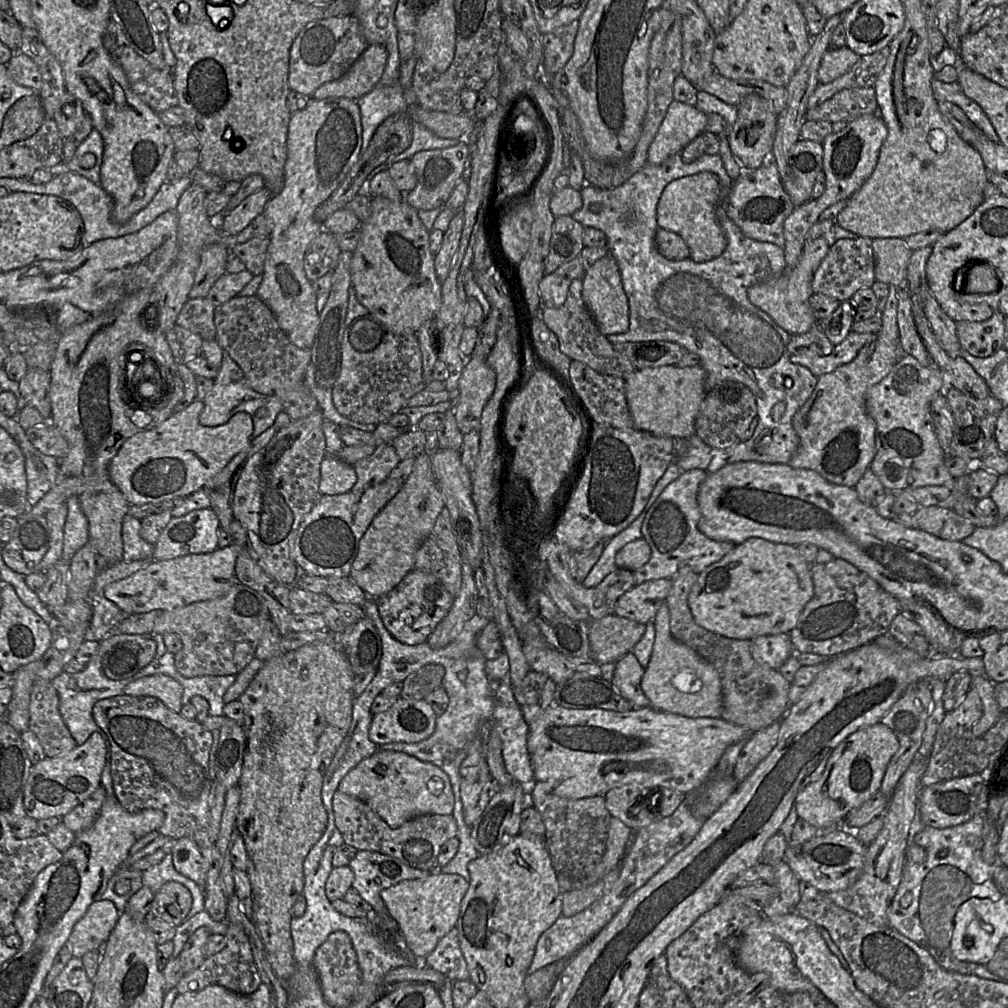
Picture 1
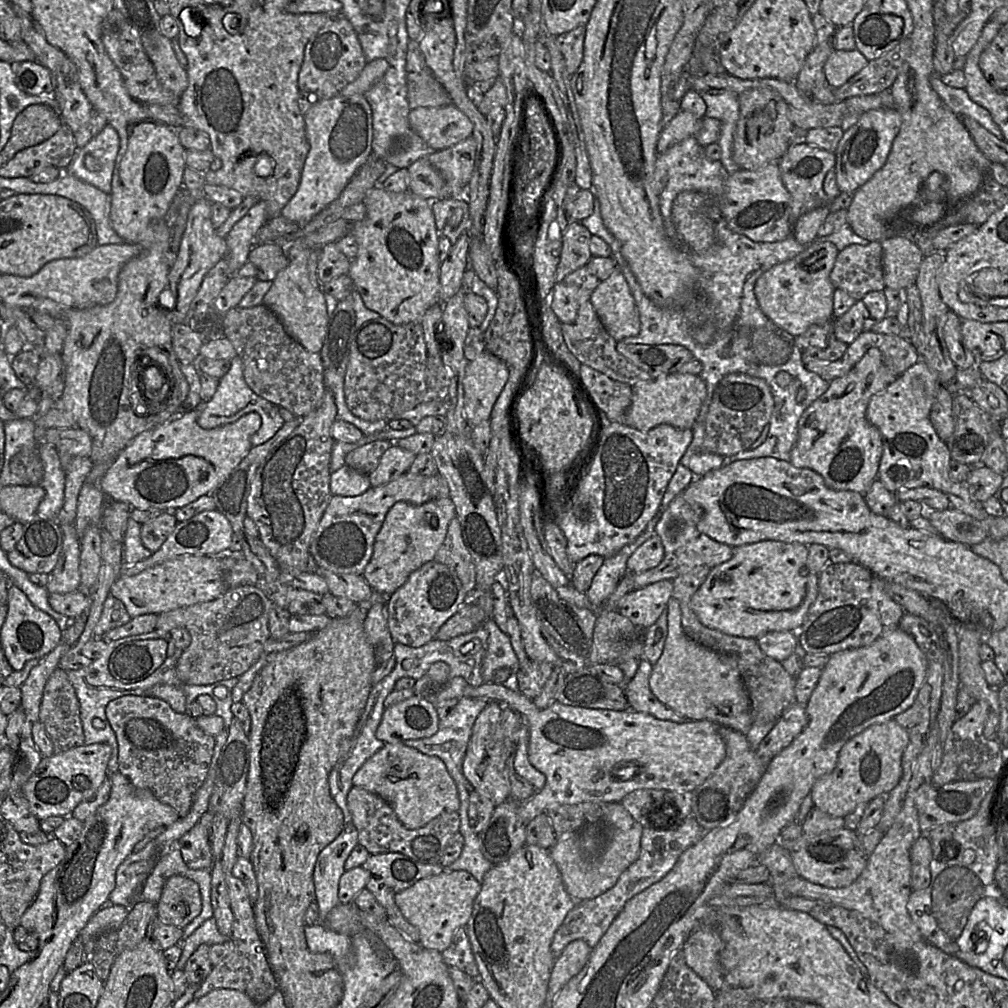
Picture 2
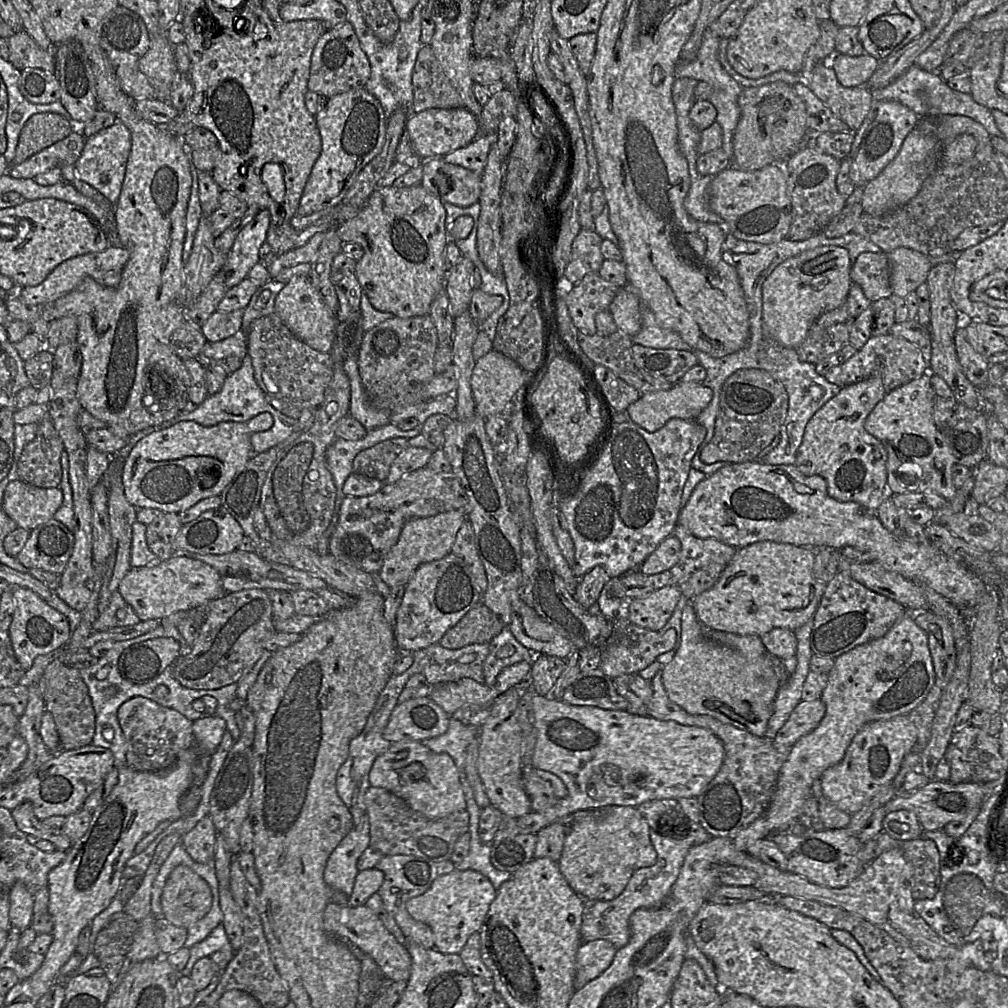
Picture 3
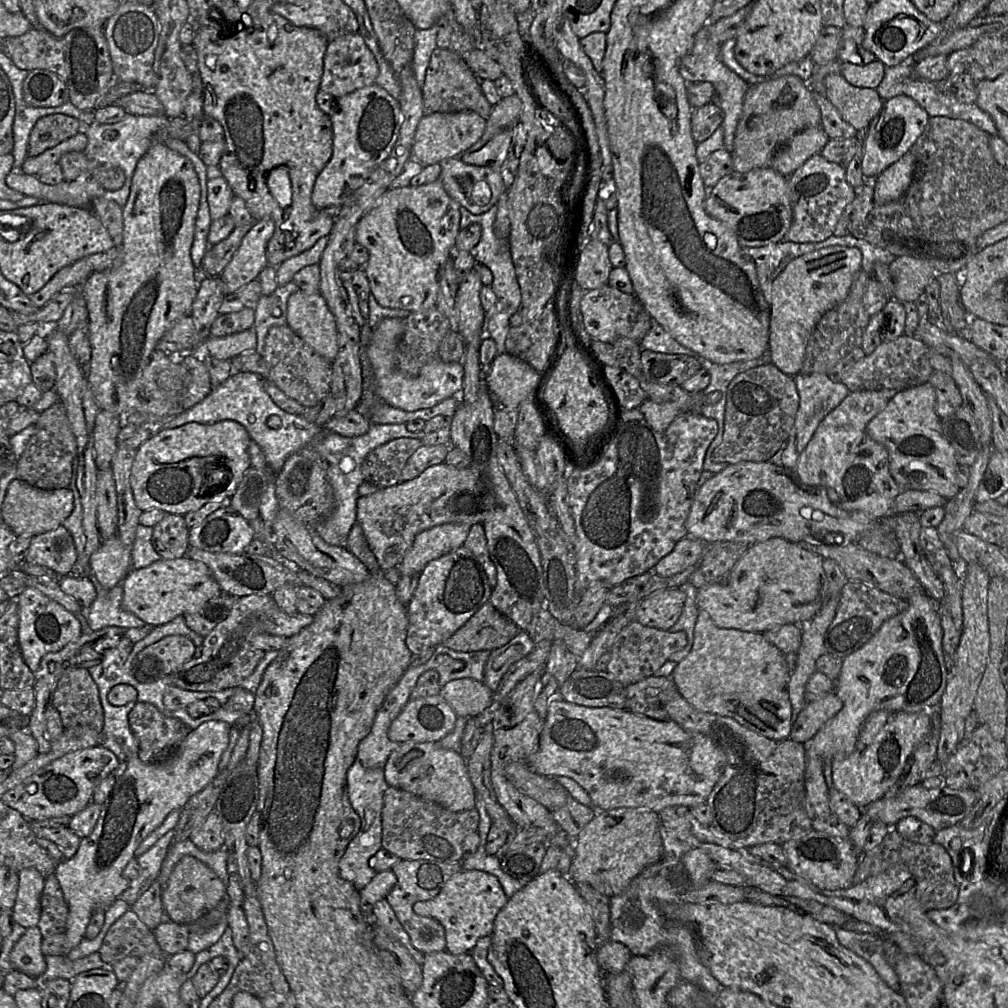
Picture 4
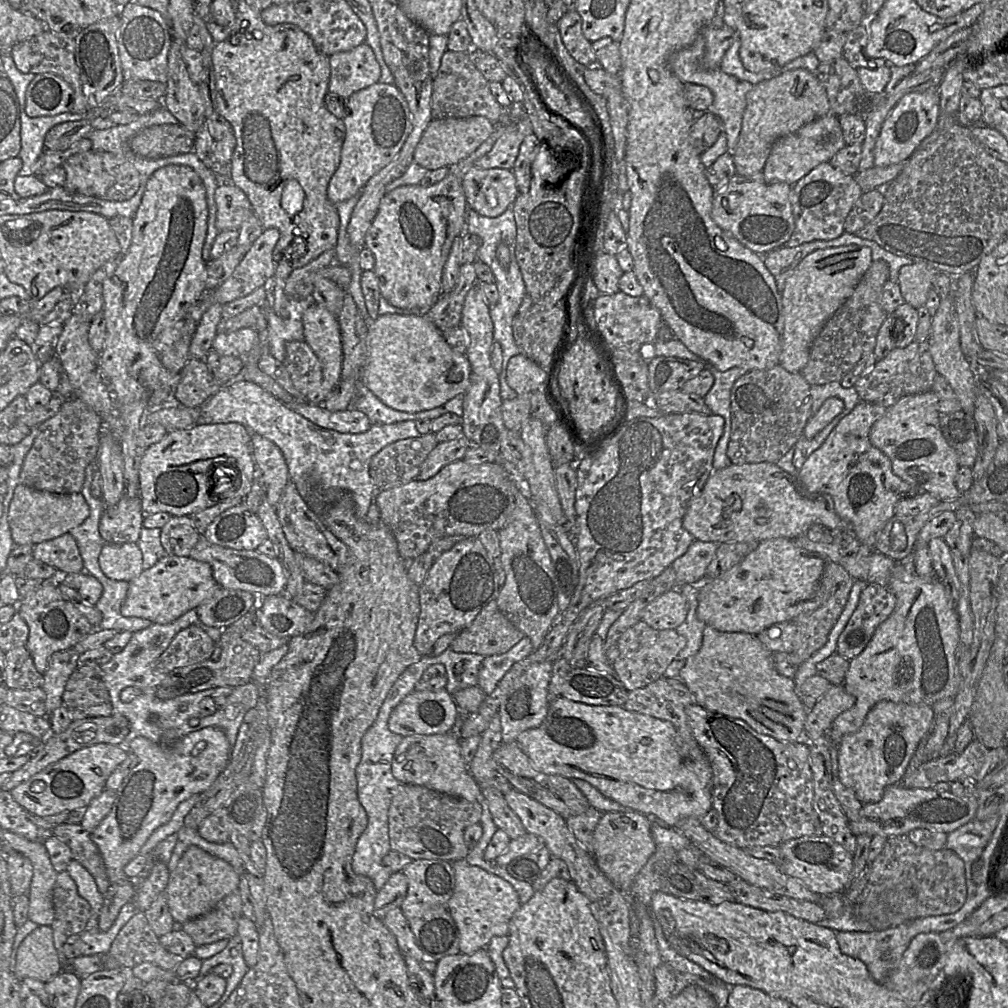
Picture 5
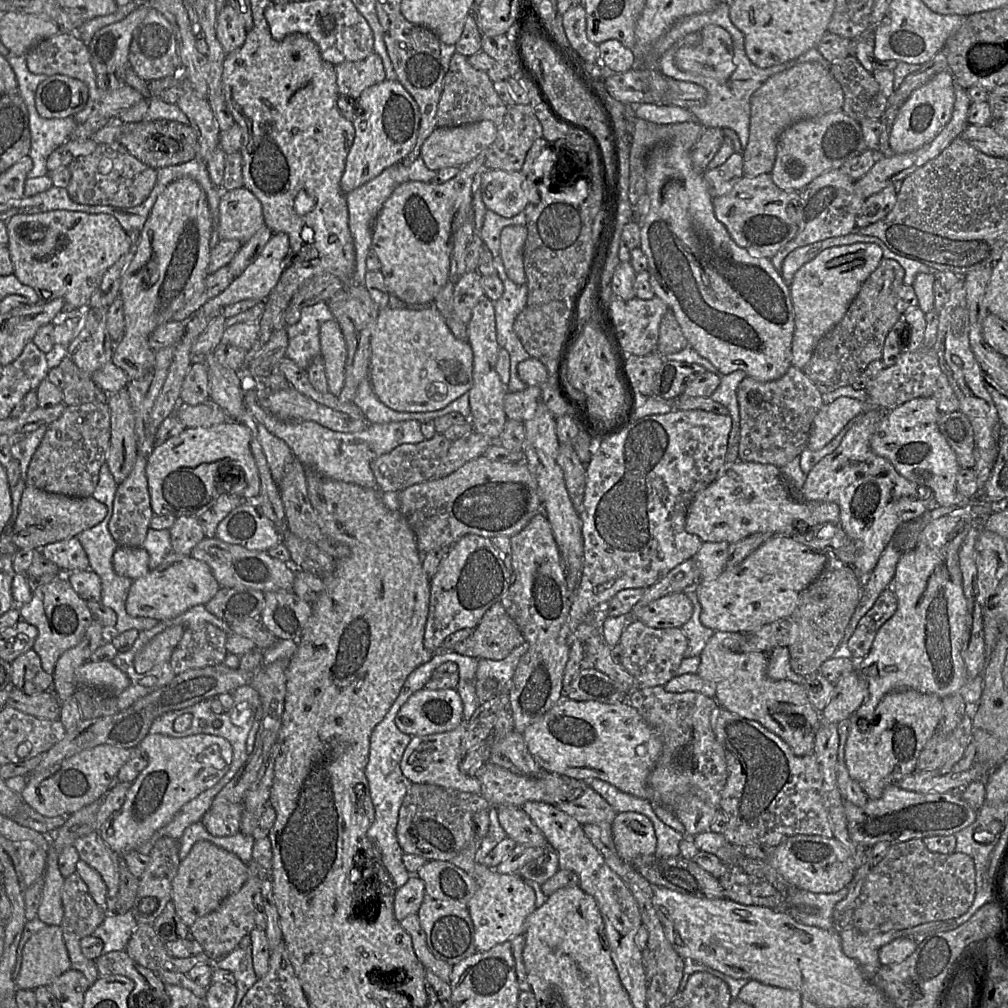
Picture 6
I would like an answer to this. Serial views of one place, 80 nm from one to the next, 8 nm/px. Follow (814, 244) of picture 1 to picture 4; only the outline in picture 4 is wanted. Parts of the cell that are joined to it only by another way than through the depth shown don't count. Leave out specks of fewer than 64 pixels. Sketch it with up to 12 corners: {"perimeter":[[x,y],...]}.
{"perimeter":[[858,248],[793,259],[771,284],[769,361],[795,376],[862,269]]}

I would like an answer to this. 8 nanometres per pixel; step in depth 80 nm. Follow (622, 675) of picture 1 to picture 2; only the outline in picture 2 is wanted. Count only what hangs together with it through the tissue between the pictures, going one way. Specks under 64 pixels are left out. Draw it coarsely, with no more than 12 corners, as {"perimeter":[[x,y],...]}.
{"perimeter":[[640,660],[623,687],[628,708],[660,720],[688,721],[649,688],[652,664]]}

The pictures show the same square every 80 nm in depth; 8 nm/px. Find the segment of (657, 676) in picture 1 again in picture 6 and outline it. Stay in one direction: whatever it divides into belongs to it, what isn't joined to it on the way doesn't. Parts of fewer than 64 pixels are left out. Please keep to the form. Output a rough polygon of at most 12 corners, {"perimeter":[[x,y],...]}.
{"perimeter":[[715,631],[696,674],[721,708],[797,756],[821,726],[802,684],[767,676],[747,633]]}

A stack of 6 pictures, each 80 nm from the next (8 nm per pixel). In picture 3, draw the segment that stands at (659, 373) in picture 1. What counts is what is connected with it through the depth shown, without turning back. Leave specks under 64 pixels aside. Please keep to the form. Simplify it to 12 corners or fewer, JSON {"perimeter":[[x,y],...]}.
{"perimeter":[[679,381],[668,390],[641,393],[627,408],[648,432],[670,419],[695,420],[713,391]]}

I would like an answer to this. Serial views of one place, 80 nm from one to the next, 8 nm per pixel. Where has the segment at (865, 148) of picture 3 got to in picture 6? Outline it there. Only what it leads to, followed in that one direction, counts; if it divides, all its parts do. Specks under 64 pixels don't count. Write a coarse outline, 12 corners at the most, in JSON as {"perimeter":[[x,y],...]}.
{"perimeter":[[947,69],[916,89],[889,133],[893,154],[932,141],[950,121]]}

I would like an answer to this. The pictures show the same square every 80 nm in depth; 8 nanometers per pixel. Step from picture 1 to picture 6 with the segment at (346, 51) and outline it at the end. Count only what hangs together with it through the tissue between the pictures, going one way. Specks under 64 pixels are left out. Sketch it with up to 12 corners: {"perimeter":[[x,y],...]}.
{"perimeter":[[375,51],[335,65],[339,94],[357,99],[385,80]]}

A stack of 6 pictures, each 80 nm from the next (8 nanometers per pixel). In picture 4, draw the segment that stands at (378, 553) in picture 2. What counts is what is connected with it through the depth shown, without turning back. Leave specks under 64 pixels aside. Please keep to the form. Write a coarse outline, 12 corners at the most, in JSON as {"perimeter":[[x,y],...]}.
{"perimeter":[[447,523],[419,533],[396,567],[420,573],[462,546],[469,528]]}

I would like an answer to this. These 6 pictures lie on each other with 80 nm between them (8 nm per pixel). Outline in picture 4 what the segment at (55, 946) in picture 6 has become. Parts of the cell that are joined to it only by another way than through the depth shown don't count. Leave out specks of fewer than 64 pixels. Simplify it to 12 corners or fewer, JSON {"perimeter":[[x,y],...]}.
{"perimeter":[[28,928],[11,952],[21,973],[40,978],[47,969],[43,936]]}

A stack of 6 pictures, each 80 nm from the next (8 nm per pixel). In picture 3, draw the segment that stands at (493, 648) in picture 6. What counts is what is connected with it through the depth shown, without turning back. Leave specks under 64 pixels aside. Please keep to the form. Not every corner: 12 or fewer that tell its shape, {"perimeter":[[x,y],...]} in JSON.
{"perimeter":[[480,603],[439,644],[460,649],[489,644],[504,622]]}

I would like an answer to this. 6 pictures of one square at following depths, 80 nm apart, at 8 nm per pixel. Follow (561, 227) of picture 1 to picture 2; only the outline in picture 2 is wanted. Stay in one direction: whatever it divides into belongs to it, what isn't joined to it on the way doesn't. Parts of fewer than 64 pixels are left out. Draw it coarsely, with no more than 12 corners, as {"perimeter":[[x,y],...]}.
{"perimeter":[[570,222],[562,237],[556,283],[585,267],[593,256],[591,232]]}

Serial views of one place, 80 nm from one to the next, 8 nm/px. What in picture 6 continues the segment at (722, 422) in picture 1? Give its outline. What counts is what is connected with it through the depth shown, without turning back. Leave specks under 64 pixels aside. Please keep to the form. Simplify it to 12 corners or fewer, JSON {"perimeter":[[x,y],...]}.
{"perimeter":[[803,369],[737,387],[738,458],[782,468],[822,393]]}

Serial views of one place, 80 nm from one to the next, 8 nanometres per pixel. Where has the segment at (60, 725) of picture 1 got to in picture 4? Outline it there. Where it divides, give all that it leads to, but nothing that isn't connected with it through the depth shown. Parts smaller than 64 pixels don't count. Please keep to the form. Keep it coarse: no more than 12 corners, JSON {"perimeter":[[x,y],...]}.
{"perimeter":[[68,667],[52,698],[63,726],[102,731],[98,686]]}

